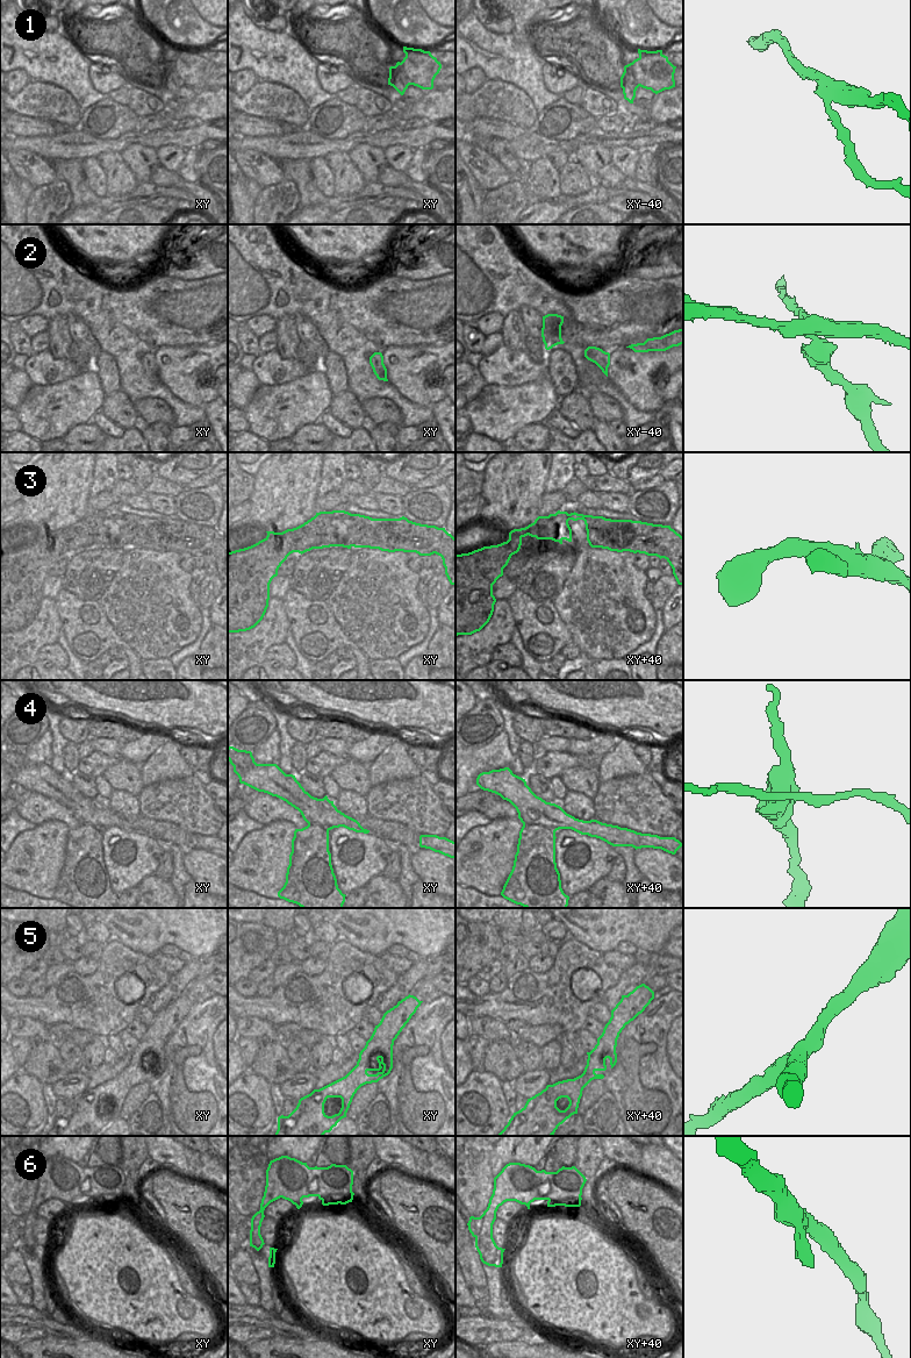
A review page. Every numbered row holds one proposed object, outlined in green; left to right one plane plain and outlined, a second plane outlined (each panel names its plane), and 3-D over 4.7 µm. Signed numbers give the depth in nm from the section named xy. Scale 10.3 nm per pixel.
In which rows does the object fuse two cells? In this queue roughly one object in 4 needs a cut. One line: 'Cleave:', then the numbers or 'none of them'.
Cleave: 1, 4

